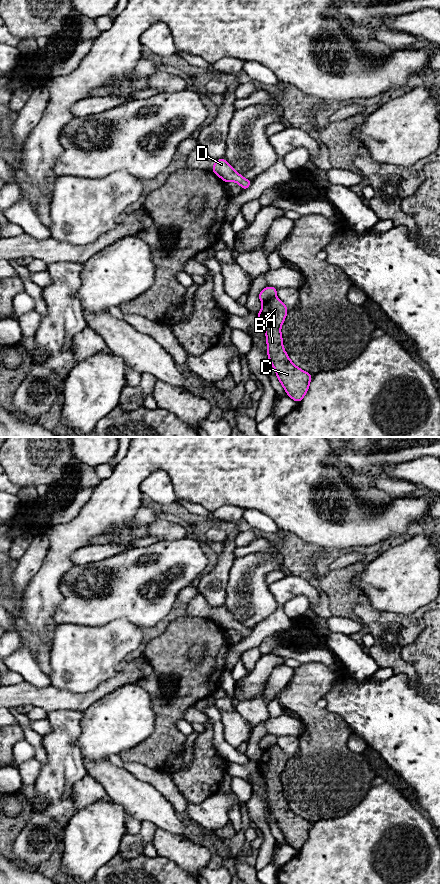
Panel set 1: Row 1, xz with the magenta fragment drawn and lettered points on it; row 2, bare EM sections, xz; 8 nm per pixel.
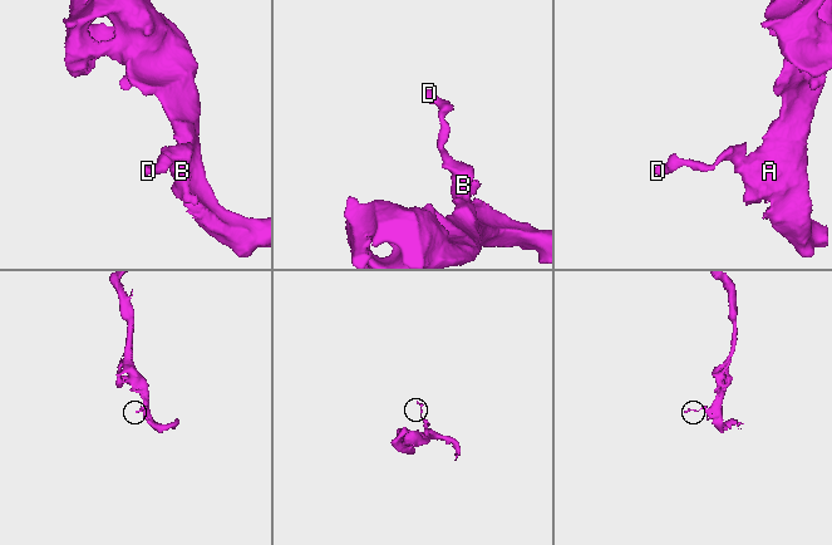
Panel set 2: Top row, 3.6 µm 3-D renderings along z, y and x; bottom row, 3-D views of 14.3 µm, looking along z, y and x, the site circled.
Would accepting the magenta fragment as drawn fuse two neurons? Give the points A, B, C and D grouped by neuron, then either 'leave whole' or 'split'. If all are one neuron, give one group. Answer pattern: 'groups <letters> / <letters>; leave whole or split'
groups A B C / D; split

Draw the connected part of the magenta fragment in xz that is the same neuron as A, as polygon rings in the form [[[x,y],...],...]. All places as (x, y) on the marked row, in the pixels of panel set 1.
[[[274,297],[263,303],[257,315],[266,333],[267,356],[276,376],[287,395],[299,403],[306,395],[313,375],[298,368],[284,350],[281,326],[288,311],[286,305]]]

